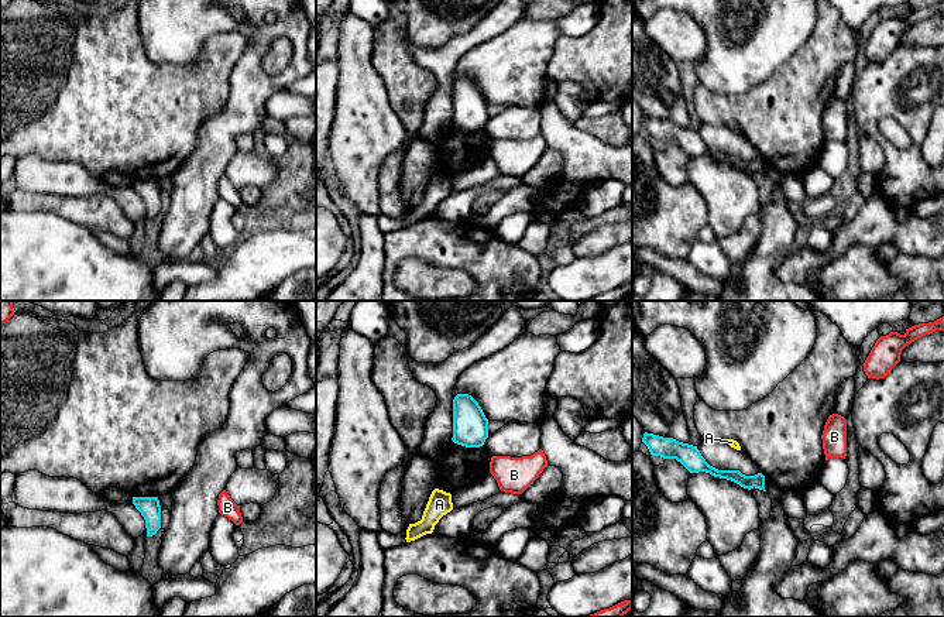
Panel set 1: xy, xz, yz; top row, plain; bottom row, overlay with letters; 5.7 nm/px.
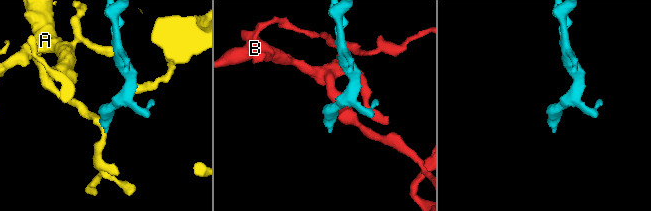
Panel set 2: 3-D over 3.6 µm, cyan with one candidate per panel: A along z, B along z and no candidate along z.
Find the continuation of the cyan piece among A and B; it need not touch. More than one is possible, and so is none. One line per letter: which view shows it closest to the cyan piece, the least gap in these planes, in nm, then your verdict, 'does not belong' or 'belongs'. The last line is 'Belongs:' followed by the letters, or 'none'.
A: nearest in yz; 120 nm apart; does not belong
B: nearest in xz; 90 nm apart; does not belong
Belongs: none

